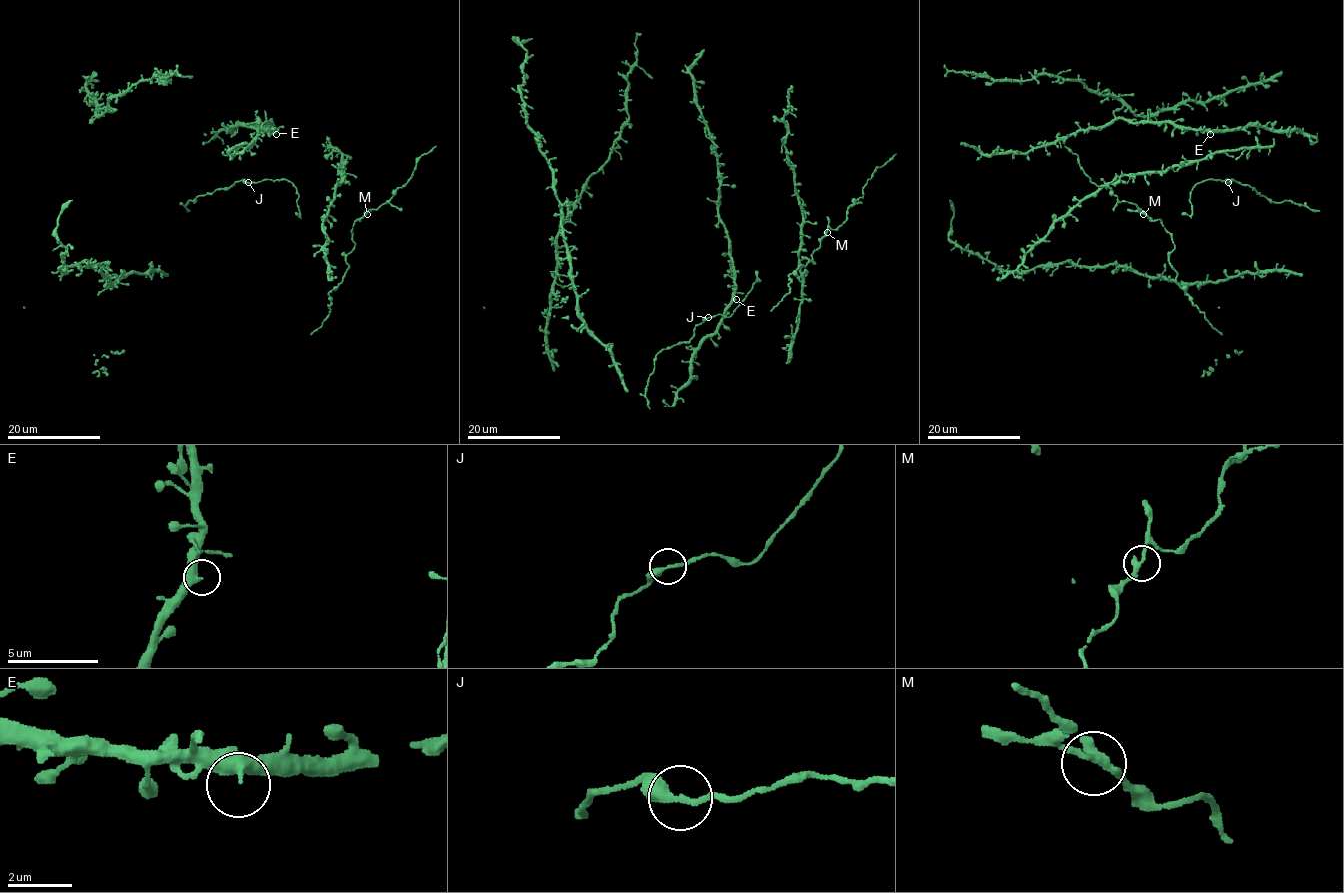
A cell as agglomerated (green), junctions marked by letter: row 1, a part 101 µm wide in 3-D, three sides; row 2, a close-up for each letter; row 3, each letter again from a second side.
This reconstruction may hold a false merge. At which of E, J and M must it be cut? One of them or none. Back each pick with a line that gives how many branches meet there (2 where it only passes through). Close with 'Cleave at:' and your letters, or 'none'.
Cleave at: none

